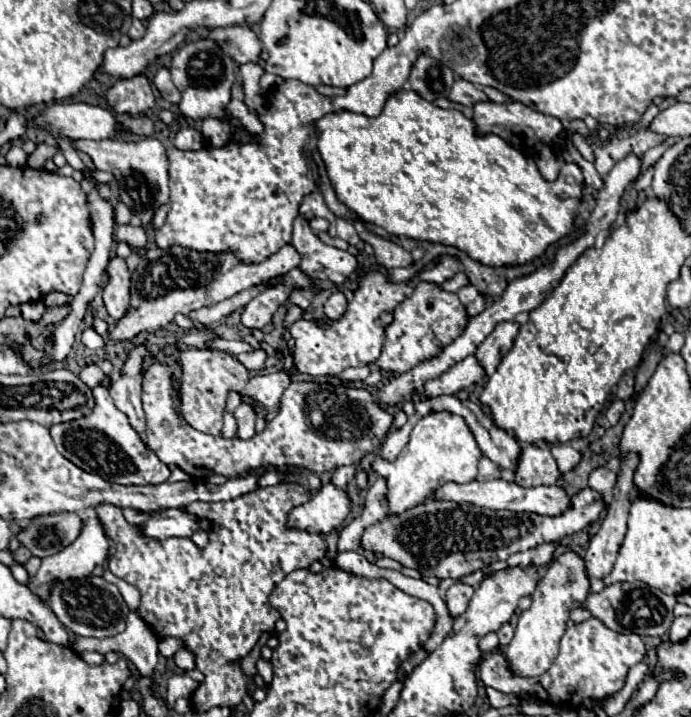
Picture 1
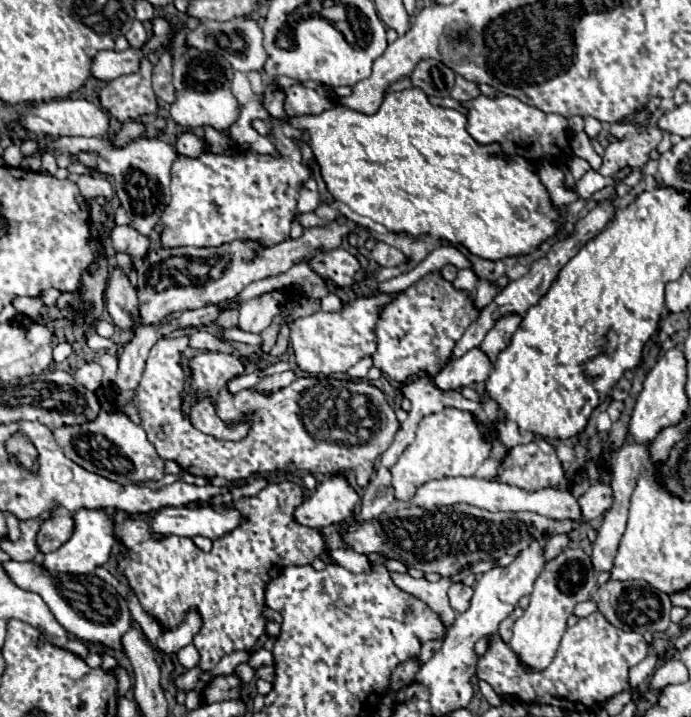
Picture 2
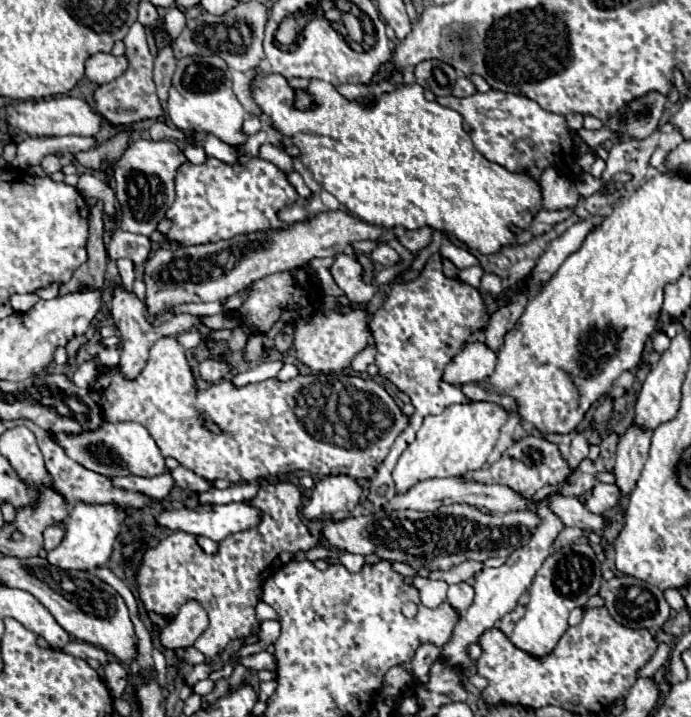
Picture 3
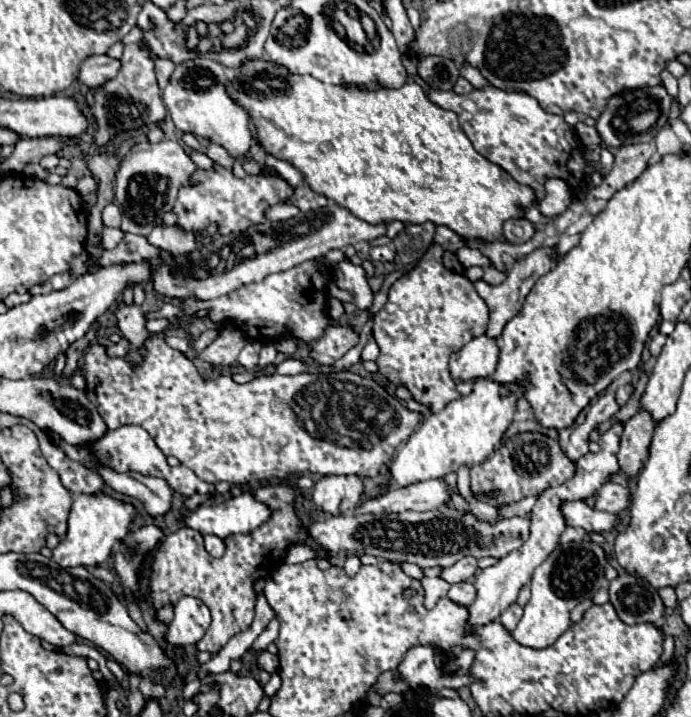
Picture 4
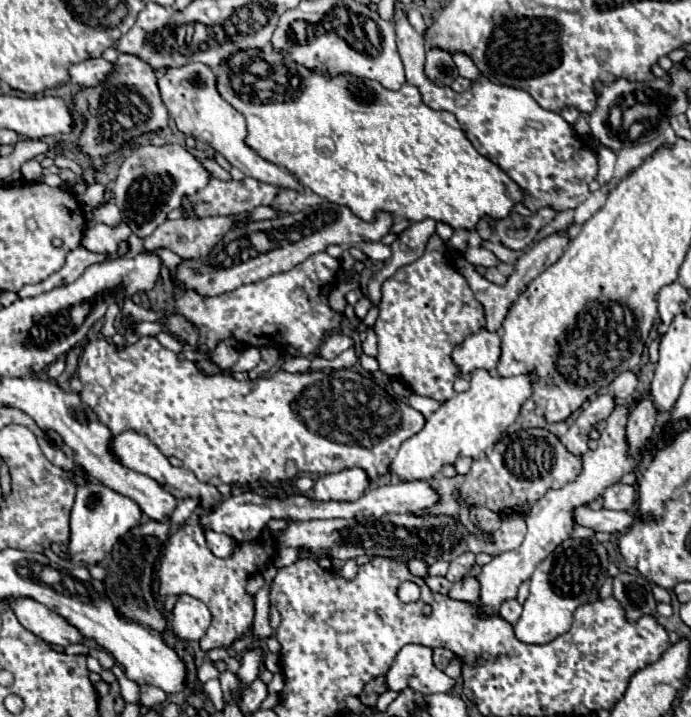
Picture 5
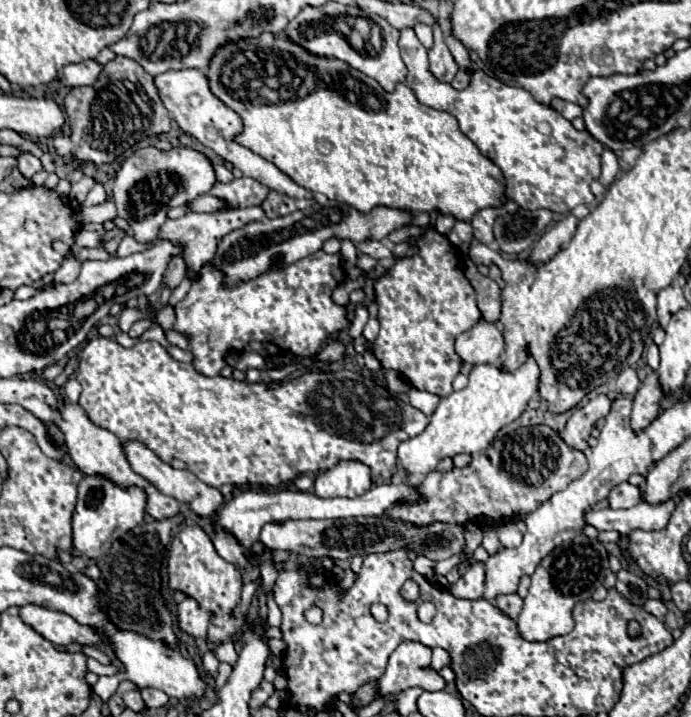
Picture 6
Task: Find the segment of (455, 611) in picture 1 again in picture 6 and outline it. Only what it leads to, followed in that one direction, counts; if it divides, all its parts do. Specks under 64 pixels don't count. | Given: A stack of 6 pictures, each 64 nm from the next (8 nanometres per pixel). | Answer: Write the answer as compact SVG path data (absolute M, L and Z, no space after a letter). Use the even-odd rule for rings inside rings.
M470 562L466 572L460 576L460 580L456 584L452 584L450 594L454 598L478 600L478 598L482 598L482 592L484 592L484 564Z

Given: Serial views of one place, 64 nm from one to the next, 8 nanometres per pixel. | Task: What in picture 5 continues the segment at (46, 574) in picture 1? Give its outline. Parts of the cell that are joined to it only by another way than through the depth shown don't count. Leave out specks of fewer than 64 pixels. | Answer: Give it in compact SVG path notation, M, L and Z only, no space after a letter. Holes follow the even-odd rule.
M92 482L78 486L76 502L70 512L70 542L64 546L64 558L68 558L70 562L98 564L106 558L106 554L110 554L118 538L122 538L130 528L138 524L140 516L142 510L134 500L112 492L104 484Z

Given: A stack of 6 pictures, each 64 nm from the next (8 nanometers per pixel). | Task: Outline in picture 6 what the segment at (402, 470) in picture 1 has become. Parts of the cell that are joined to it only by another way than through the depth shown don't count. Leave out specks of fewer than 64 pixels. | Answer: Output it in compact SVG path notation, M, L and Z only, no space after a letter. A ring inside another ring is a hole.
M532 358L518 372L502 372L496 366L474 366L470 372L470 382L464 390L452 392L440 398L436 412L424 432L406 440L398 448L398 466L408 474L430 474L436 470L438 462L444 458L454 458L456 454L476 454L486 450L498 430L514 422L528 406L528 400L536 394L540 370Z

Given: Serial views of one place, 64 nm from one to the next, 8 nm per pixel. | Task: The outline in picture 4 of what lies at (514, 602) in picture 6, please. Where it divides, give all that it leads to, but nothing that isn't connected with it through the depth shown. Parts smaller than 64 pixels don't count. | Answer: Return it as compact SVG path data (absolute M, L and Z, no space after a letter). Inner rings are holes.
M512 604L512 608L508 608L508 610L498 618L498 622L500 622L508 632L512 632L512 630L516 628L516 624L520 622L520 618L522 618L522 608L520 608L518 604Z

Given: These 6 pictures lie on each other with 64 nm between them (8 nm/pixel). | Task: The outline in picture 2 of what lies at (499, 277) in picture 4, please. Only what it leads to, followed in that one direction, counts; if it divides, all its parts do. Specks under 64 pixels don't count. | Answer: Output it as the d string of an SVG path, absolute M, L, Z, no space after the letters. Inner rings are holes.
M480 280L480 282L478 282L478 288L476 288L474 306L476 306L478 310L482 310L484 306L488 306L488 304L494 300L496 294L498 294L498 288L496 288L494 284L490 284L490 282L486 282L486 280Z

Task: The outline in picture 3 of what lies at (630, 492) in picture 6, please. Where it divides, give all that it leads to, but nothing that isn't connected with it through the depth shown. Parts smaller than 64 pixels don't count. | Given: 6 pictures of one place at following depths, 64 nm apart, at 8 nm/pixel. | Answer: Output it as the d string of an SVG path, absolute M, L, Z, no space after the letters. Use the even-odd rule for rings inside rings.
M598 482L584 502L586 510L600 516L618 508L618 504L620 504L620 494L618 494L616 484L604 484L604 482Z

